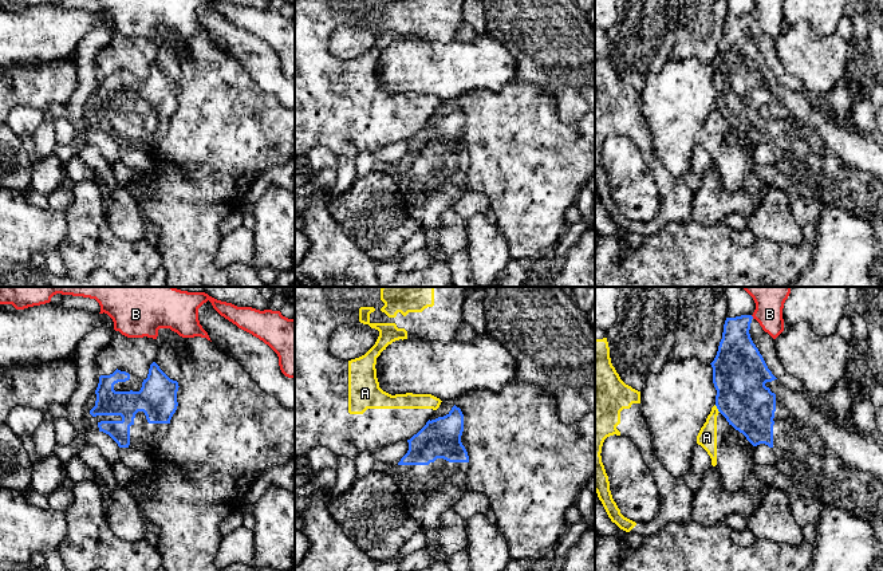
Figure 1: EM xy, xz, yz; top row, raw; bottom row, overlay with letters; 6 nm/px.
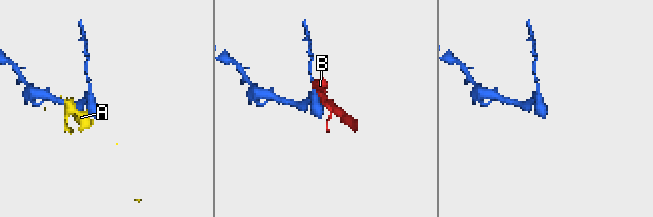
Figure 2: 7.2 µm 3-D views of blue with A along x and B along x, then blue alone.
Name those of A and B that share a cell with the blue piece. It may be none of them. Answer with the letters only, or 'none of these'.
none of these

